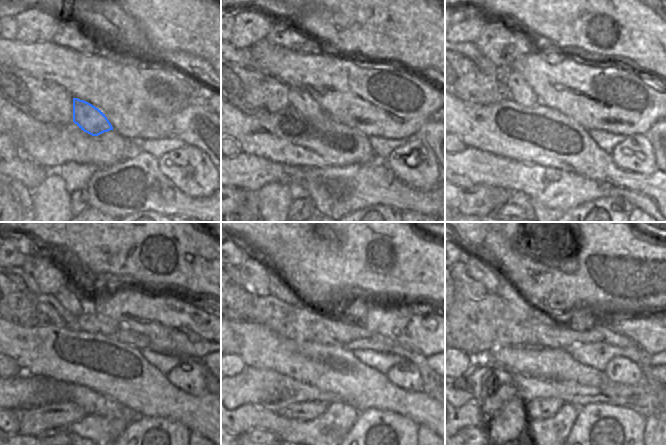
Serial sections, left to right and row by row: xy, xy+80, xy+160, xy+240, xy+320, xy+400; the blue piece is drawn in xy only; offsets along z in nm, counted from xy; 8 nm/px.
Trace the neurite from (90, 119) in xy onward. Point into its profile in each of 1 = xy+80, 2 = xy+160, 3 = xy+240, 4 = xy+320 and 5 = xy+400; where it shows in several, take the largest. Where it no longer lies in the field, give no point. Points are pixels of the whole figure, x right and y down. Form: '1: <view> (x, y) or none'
1: xy+80 (299, 99)
2: xy+160 (519, 91)
3: xy+240 (68, 297)
4: xy+320 (278, 288)
5: xy+400 (476, 268)

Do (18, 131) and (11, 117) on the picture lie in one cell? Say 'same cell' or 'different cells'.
same cell

